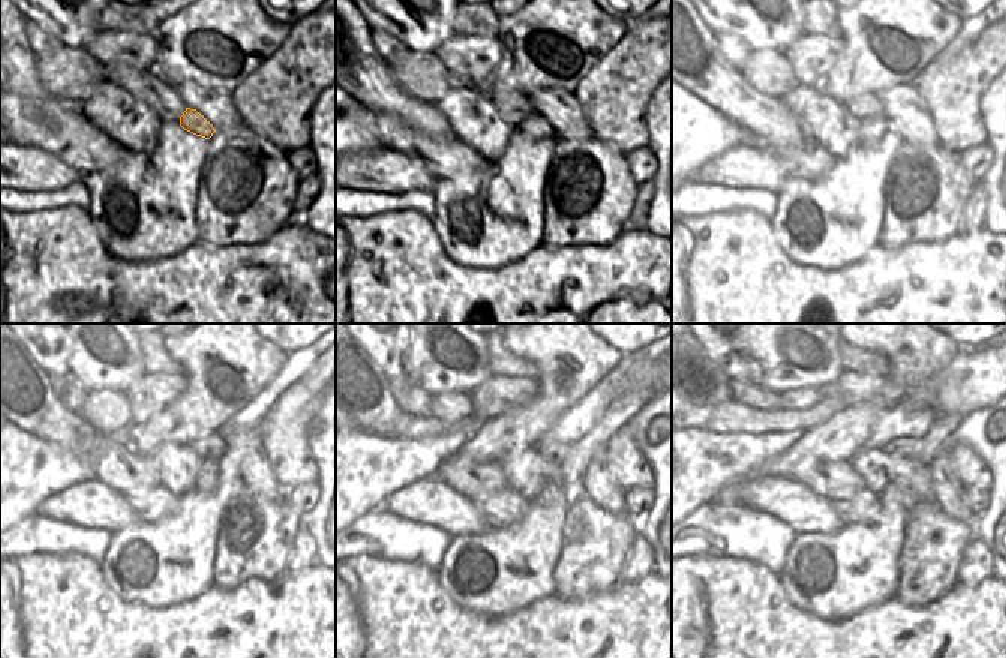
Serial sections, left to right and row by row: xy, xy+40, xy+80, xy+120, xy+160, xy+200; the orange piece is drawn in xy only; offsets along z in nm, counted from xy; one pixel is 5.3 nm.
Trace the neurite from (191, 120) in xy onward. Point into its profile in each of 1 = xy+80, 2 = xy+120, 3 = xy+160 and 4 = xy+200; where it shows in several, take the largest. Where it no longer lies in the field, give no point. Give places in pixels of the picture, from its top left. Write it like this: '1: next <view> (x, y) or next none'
1: next xy+80 (873, 131)
2: next xy+120 (207, 478)
3: next xy+160 (550, 492)
4: next xy+200 (892, 499)

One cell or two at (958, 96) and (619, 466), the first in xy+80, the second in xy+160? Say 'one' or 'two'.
one

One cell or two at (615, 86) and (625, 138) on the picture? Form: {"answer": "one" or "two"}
{"answer": "one"}

